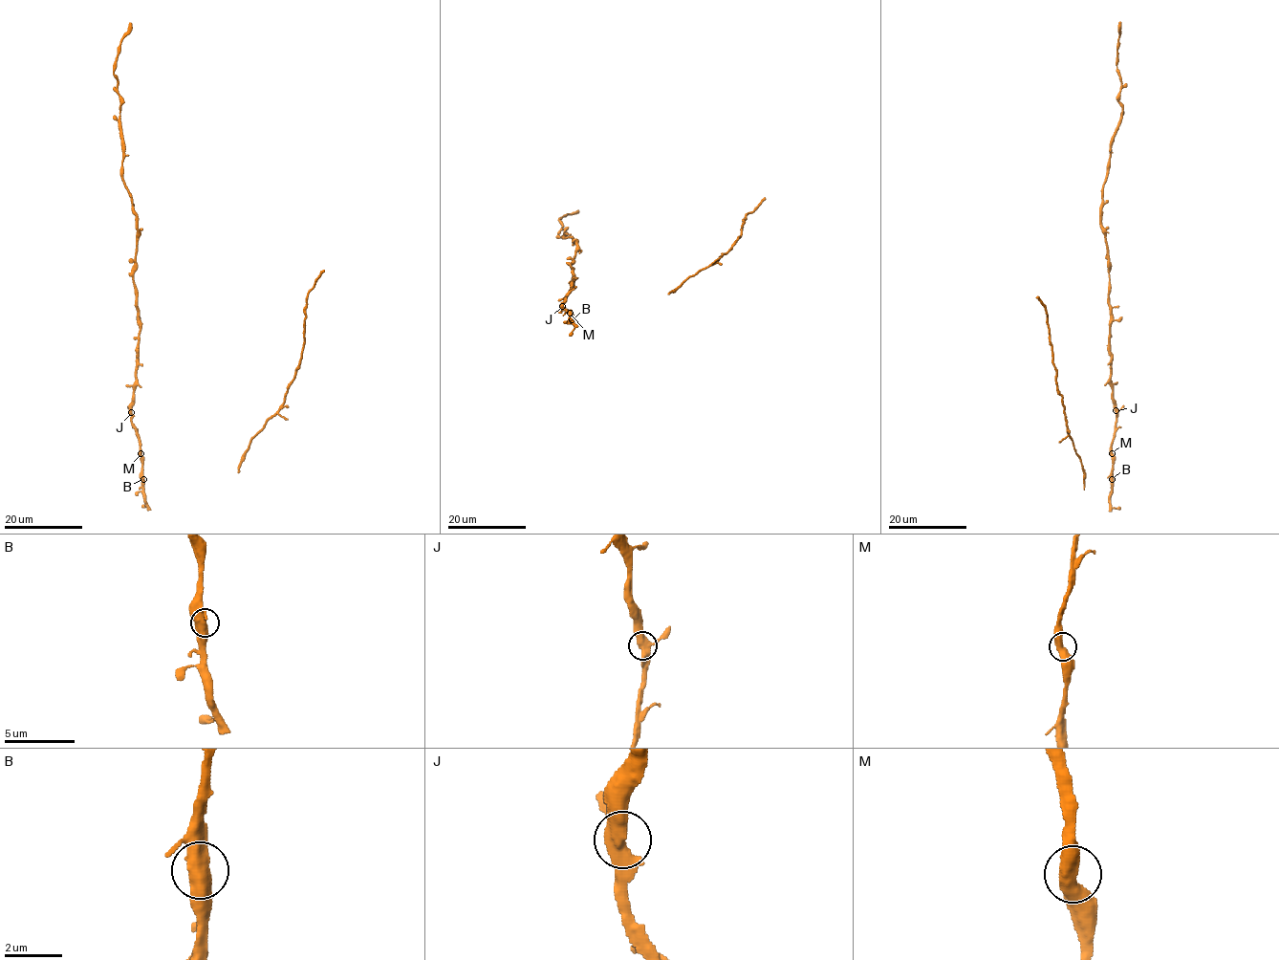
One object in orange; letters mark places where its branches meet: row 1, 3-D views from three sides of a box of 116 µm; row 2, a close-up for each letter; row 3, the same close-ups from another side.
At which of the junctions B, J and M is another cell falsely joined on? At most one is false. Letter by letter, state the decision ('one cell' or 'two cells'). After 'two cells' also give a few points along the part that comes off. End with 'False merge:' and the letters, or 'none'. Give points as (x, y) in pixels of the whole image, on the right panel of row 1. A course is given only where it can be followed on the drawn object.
B: one cell
J: one cell
M: one cell
False merge: none

